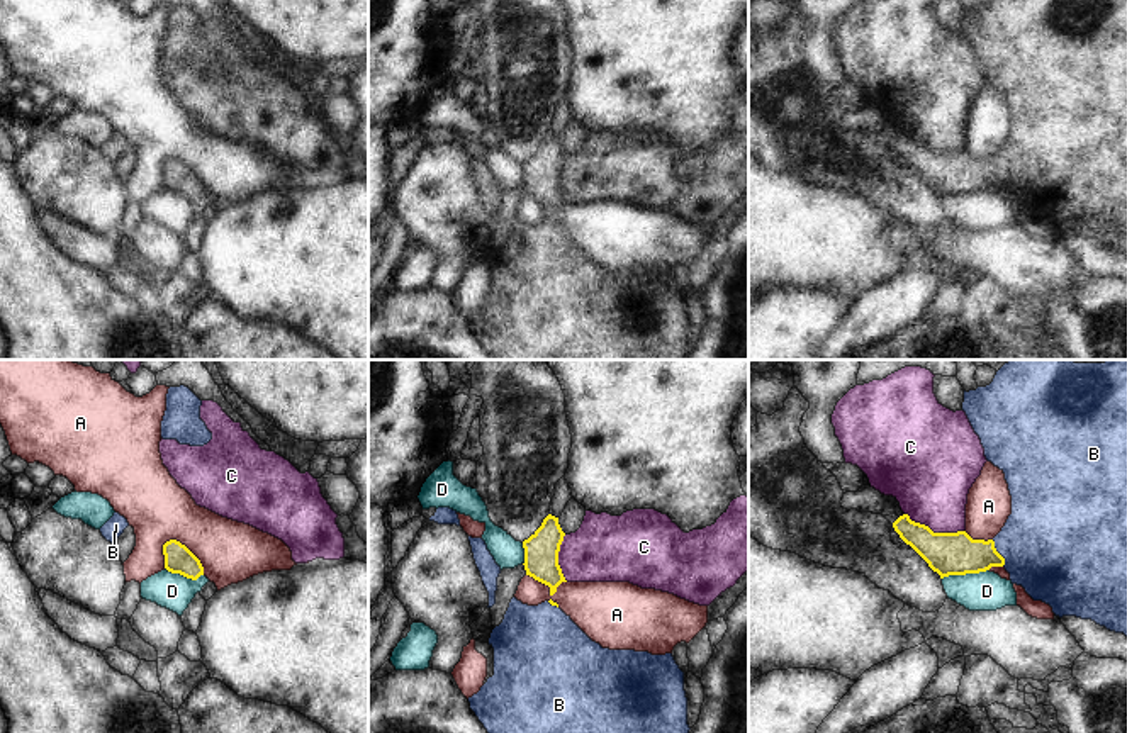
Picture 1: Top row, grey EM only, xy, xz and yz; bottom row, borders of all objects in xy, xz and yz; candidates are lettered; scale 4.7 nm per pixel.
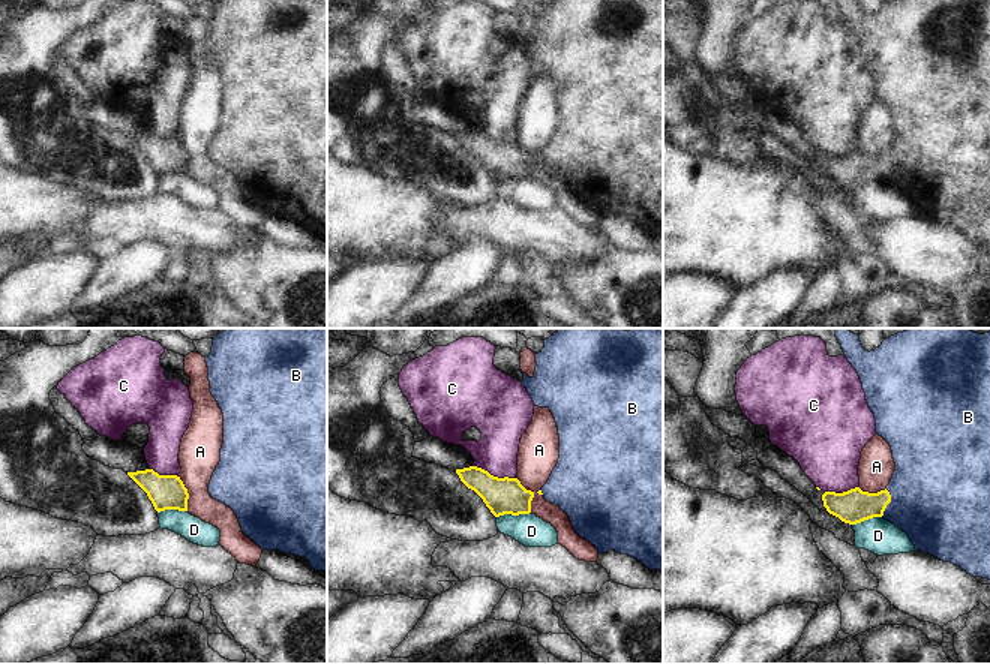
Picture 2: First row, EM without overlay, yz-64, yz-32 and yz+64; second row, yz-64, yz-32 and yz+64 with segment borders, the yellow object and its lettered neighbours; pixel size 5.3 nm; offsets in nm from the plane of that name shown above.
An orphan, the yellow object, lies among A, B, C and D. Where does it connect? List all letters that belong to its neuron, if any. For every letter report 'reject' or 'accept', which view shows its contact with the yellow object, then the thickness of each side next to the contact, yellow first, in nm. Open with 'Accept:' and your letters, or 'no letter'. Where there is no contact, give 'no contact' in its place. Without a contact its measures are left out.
Accept: B
A: reject | xy | 140/300 nm
B: accept | yz | 200/460 nm
C: reject | yz | 200/380 nm
D: reject | yz | 200/190 nm

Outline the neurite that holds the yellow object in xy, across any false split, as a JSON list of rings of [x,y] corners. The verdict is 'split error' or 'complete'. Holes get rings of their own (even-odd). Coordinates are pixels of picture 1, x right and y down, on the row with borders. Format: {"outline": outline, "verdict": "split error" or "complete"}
{"outline": [[[170,540],[163,545],[165,568],[171,574],[180,574],[197,580],[204,575],[200,560],[180,541]]], "verdict": "complete"}

